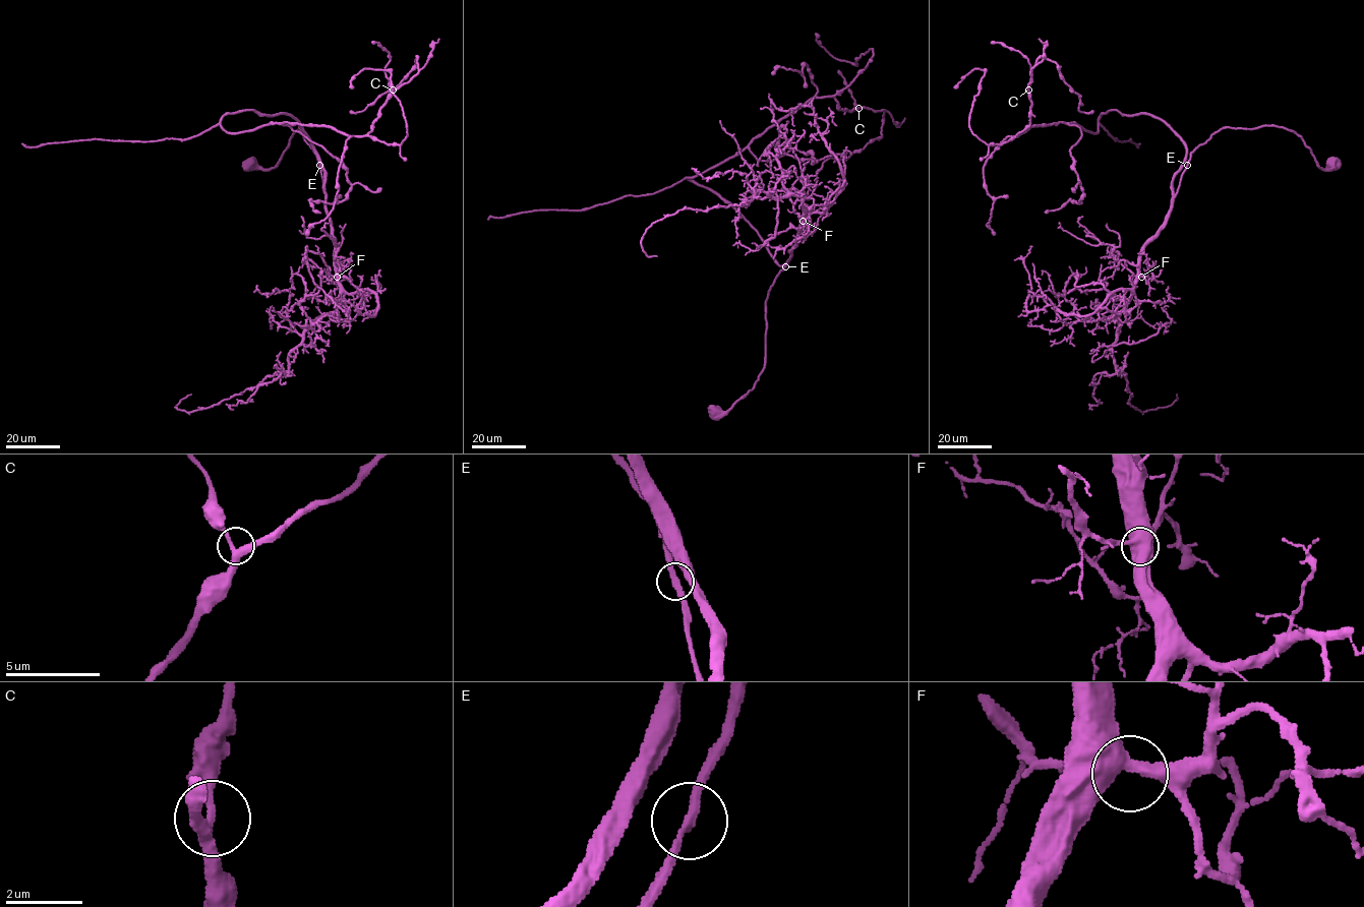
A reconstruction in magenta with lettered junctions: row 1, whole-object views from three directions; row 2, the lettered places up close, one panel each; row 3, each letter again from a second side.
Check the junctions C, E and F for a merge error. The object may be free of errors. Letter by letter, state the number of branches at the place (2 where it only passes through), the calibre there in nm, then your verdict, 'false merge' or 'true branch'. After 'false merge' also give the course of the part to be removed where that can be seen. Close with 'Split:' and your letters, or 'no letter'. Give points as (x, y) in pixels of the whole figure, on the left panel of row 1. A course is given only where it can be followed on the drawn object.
C: branches 3; calibre 280 nm; true branch
E: branches 2; calibre 240 nm; true branch
F: branches 2; calibre 480 nm; true branch
Split: no letter

